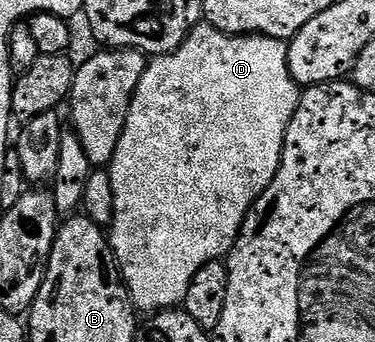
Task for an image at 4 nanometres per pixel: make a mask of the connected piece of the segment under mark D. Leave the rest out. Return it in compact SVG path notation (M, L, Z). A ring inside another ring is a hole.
M207 21L195 27L186 37L186 41L182 41L180 48L171 55L158 55L149 62L130 101L126 129L122 129L118 149L114 149L114 157L110 164L114 185L114 221L110 228L112 254L116 256L117 267L121 270L128 292L131 293L132 304L139 312L155 313L183 304L186 292L190 289L190 282L195 273L198 273L198 269L210 265L210 261L223 260L232 250L250 209L280 171L286 129L294 117L301 94L301 88L292 80L288 68L288 43L285 40L271 39L265 35L227 35L218 28L211 27Z

